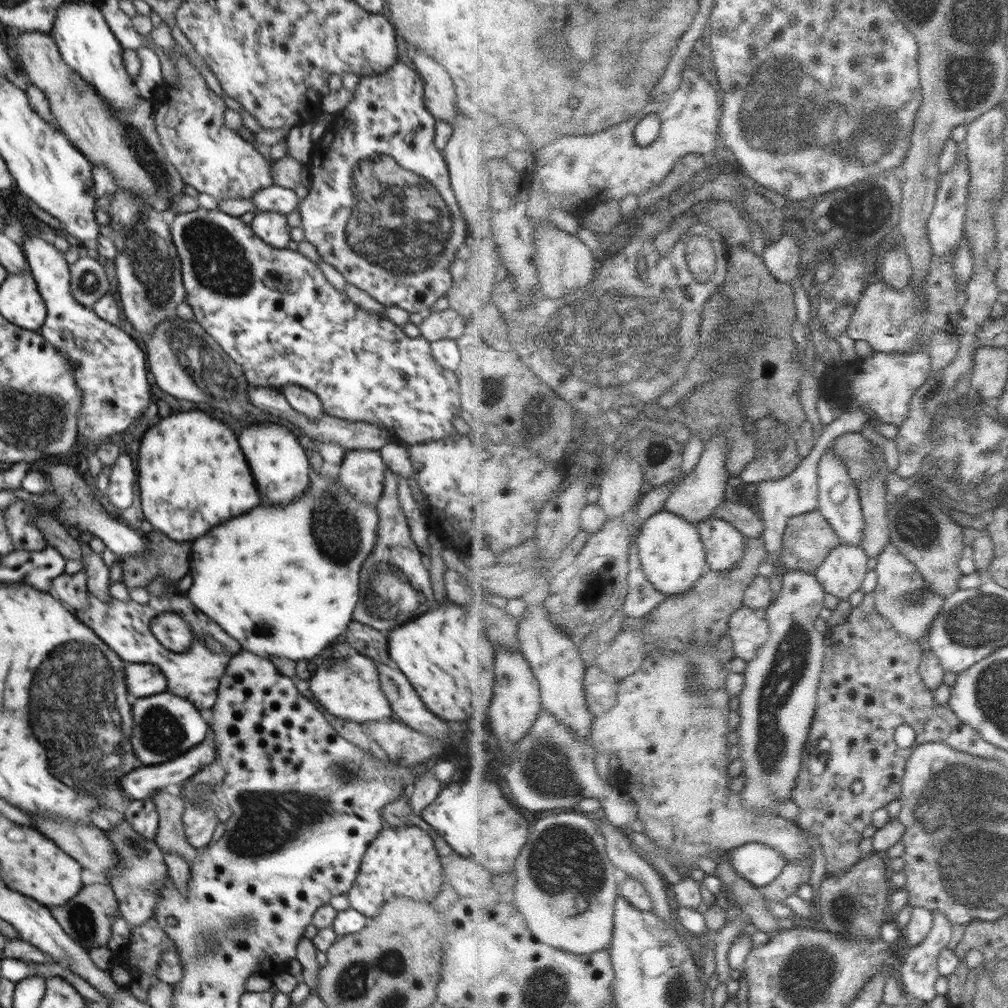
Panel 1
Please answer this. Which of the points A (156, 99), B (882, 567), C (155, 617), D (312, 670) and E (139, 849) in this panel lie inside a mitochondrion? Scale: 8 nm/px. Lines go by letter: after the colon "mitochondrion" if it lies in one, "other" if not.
A: other
B: other
C: other
D: other
E: mitochondrion

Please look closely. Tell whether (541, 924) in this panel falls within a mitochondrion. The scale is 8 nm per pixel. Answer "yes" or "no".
no

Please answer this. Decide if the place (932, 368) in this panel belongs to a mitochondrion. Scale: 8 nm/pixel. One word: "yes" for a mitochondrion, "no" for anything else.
no

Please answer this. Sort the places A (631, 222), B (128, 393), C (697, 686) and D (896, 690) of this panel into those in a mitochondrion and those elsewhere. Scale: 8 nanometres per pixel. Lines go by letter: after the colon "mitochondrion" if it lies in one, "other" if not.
A: other
B: other
C: mitochondrion
D: other

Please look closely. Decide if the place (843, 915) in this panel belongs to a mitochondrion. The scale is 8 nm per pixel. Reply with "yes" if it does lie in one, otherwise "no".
yes

